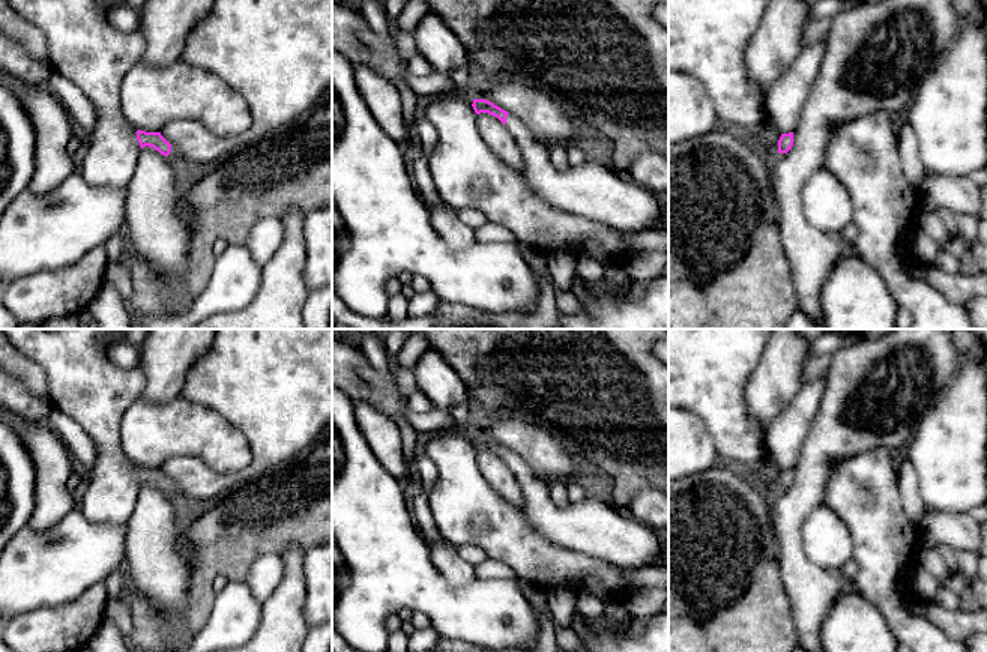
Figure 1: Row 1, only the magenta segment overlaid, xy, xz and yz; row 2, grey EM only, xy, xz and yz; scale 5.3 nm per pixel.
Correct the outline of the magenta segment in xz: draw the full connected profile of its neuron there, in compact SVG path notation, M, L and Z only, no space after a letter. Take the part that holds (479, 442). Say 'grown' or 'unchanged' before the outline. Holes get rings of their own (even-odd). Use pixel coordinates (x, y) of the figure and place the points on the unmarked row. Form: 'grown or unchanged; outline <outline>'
grown; outline M473 436L472 443L476 451L488 449L497 454L508 464L521 488L521 509L527 521L538 533L544 535L554 545L626 569L644 568L647 563L660 559L666 553L655 536L653 529L635 518L620 515L601 493L590 491L580 502L569 502L566 506L557 506L550 497L547 484L532 473L530 467L518 454L487 436Z

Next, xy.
grown; outline M137 467L137 476L140 484L153 484L161 491L167 493L168 496L180 496L182 491L161 472L161 469L146 469Z

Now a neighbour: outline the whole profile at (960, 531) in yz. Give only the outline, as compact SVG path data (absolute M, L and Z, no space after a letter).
M925 509L919 524L919 535L925 548L936 548L943 544L958 553L972 551L979 554L979 526L970 512Z

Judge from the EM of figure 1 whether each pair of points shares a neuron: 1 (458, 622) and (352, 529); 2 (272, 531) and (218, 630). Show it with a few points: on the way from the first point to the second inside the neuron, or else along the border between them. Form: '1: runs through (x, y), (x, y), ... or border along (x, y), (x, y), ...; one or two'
1: runs through (431, 595), (410, 580), (379, 549); one
2: border along (229, 579), (245, 580); two

